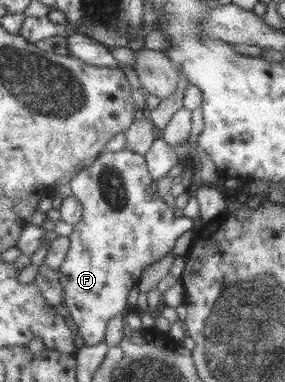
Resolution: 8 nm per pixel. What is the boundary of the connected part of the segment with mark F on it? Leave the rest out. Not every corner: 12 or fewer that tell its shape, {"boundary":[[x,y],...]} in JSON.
{"boundary":[[103,152],[69,181],[84,215],[58,275],[85,347],[128,314],[145,268],[194,219],[146,155]]}

